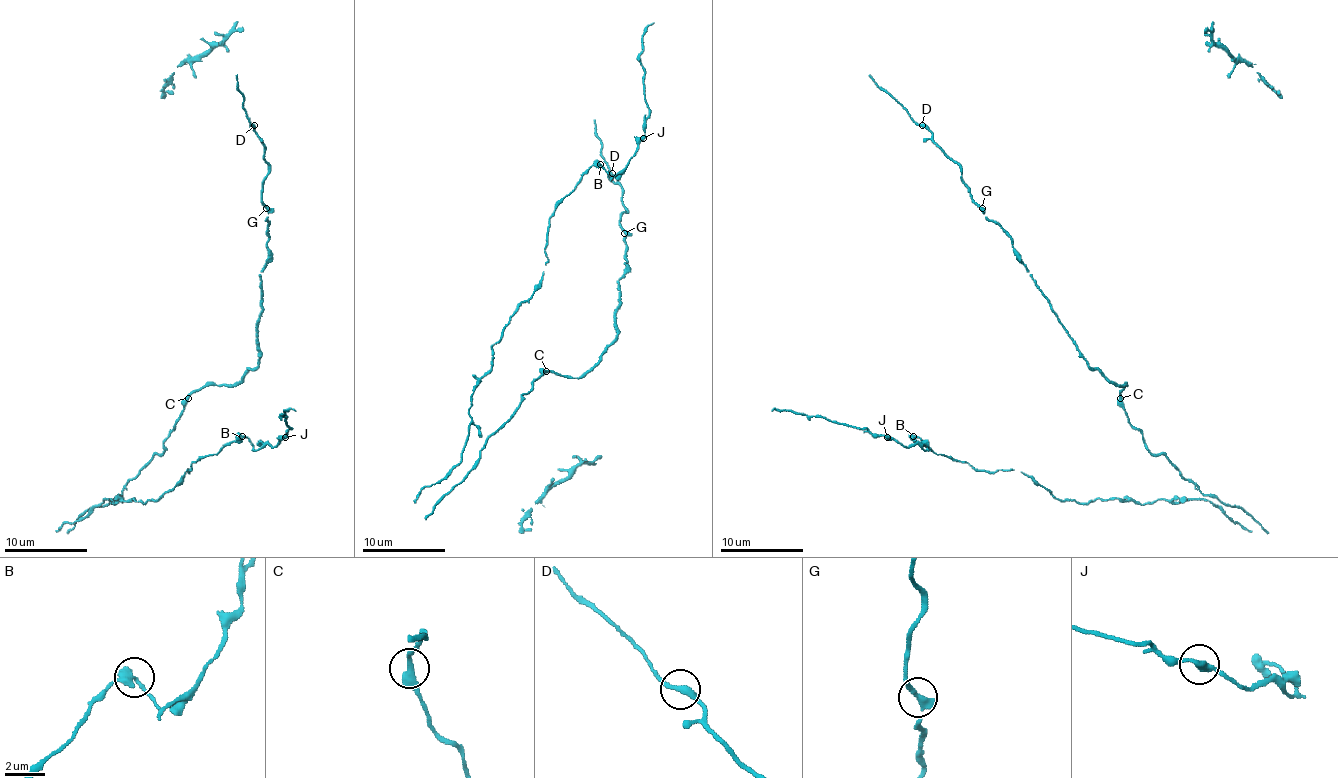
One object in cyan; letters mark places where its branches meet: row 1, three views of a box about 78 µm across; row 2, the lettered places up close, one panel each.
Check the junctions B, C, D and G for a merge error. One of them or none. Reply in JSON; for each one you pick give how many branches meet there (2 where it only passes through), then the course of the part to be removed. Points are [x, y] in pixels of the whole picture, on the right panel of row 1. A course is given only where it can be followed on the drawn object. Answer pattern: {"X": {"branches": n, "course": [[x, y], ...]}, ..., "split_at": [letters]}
{"B": {"branches": 2, "course": [[913, 437], [926, 445], [916, 443], [905, 447], [883, 435], [849, 425], [771, 410]]}, "split_at": ["B"]}

